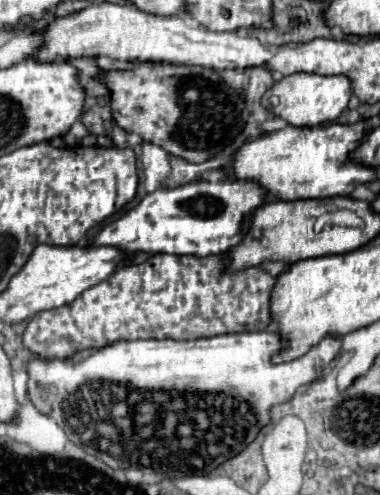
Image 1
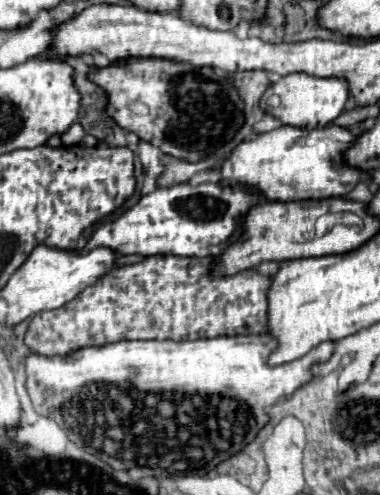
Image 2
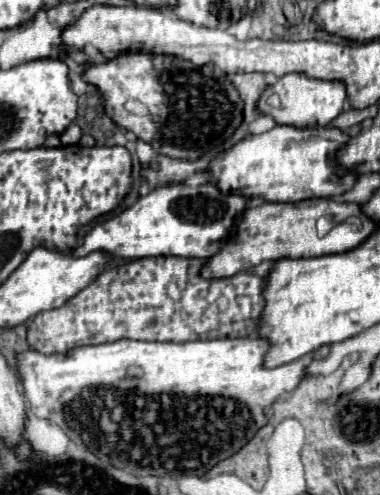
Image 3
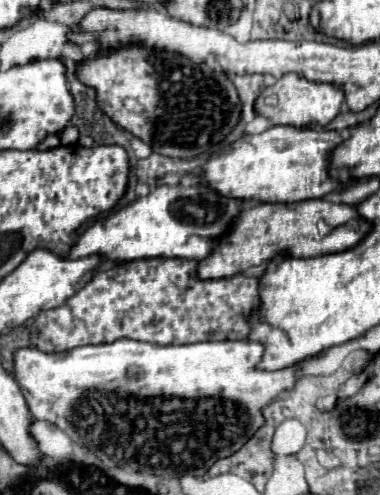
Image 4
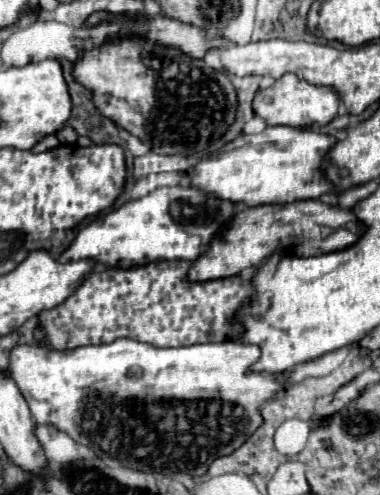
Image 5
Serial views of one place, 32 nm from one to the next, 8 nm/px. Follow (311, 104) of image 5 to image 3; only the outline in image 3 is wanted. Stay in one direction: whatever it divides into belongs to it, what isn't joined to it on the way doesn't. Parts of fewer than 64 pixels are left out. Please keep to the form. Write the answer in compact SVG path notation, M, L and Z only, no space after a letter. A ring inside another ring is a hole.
M304 74L282 76L274 86L270 86L270 92L280 98L278 106L270 106L270 116L274 118L274 122L296 126L296 128L328 126L342 112L342 104L346 100L346 88L342 82L312 80L312 78L306 78Z

